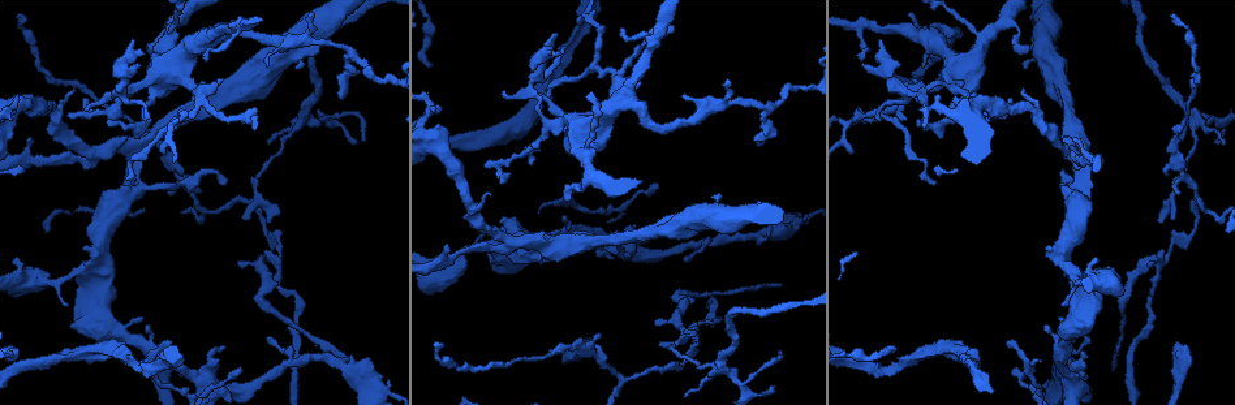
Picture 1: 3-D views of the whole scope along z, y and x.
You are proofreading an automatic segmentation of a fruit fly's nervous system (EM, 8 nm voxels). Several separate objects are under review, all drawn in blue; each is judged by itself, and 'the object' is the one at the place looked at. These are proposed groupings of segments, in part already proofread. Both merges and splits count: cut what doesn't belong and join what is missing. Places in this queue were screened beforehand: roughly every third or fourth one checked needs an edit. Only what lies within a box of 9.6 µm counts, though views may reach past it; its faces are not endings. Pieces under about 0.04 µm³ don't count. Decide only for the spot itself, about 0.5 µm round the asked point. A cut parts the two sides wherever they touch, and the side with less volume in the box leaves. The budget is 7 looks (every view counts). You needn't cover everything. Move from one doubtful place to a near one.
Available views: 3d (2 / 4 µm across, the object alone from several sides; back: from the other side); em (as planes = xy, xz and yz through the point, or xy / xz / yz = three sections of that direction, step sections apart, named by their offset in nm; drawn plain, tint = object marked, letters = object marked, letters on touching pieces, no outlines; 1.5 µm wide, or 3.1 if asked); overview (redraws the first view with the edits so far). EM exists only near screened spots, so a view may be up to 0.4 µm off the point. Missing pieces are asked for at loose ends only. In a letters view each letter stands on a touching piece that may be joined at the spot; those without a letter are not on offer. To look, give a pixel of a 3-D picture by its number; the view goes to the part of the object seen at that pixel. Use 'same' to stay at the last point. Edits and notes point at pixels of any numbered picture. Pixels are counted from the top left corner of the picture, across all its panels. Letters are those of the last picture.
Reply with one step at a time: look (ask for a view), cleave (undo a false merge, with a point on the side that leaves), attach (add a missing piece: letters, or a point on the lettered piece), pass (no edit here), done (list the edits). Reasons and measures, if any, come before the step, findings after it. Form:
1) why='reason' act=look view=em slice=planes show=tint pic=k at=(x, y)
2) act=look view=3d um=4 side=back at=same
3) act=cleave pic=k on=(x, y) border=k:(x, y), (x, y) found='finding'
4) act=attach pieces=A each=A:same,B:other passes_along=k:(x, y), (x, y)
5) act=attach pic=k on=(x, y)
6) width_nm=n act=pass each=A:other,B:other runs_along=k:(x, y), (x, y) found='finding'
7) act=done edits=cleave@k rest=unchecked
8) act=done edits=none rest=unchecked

act=look view=3d um=4 side=back pic=1 at=(909, 78)

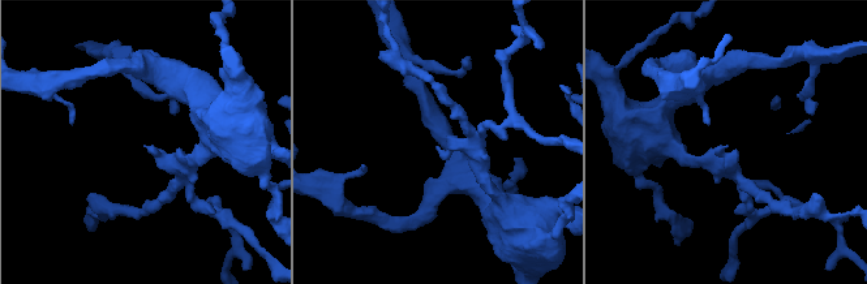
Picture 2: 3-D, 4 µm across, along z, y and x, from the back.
why='now the EM' act=look view=em slice=planes show=letters pic=2 at=(143, 145)

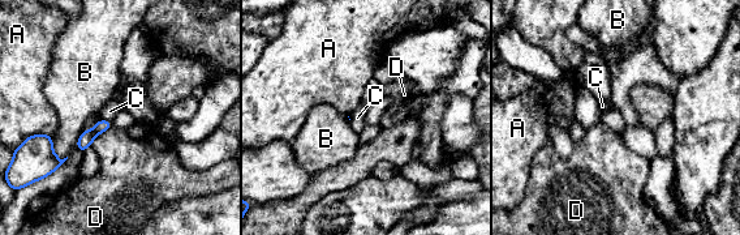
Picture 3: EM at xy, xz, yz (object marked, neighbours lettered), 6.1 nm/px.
longest_contact=D:190nm act=pass each=A:other,B:other,C:other,D:other border=3:(100, 118), (111, 122) found='no lettered piece goes on from it'

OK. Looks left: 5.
why='branch point' act=look view=3d um=2 pic=1 at=(508, 242)

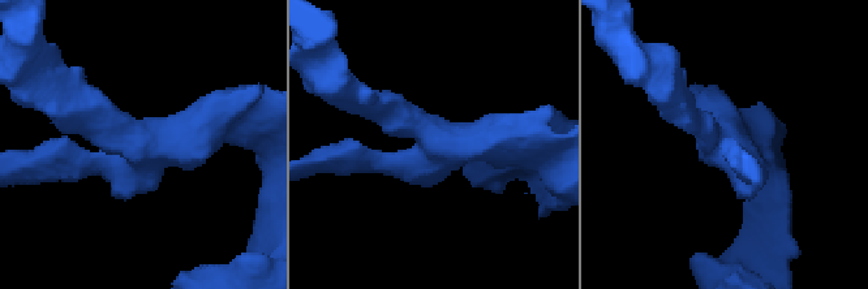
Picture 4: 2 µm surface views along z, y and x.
arms=3 arm_widths_nm=180,200,220 act=look view=em slice=planes show=plain pic=4 at=(437, 139)

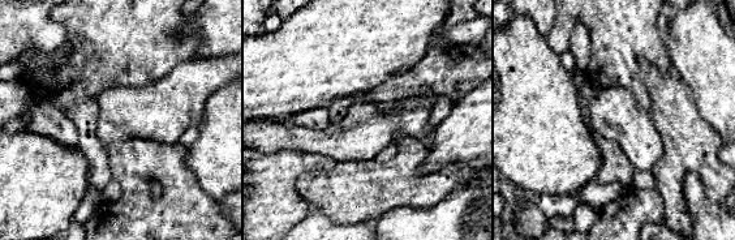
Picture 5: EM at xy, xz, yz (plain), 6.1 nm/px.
why='what lies round it' act=look view=em slice=planes show=letters at=same

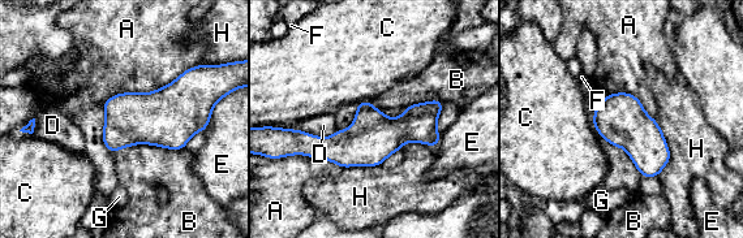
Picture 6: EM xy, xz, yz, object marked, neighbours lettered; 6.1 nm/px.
width_nm=280 longest_contact=A:750nm act=pass each=A:other,B:other,C:other,D:other,E:other,F:other,G:other,H:other found='continuous, no second neuron'

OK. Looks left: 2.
act=done edits=none rest=unchecked

